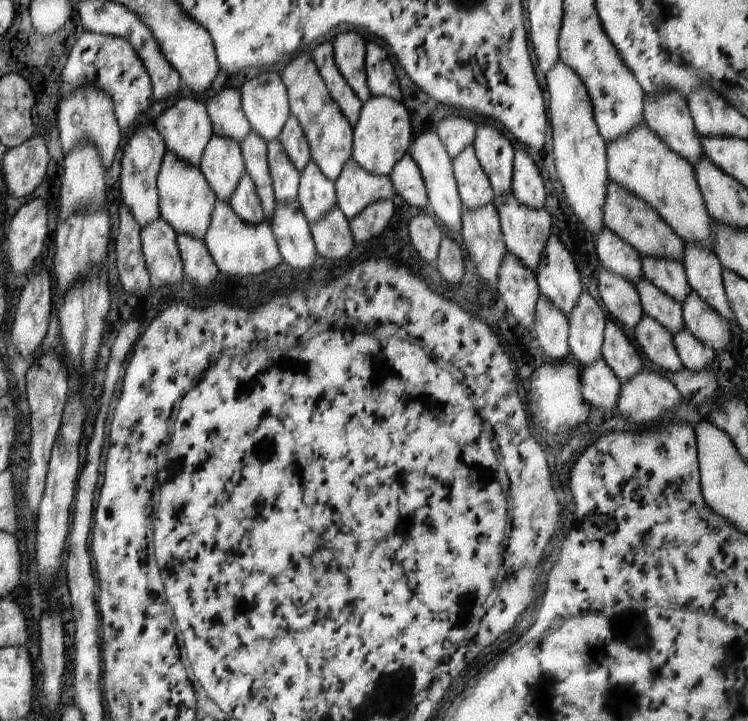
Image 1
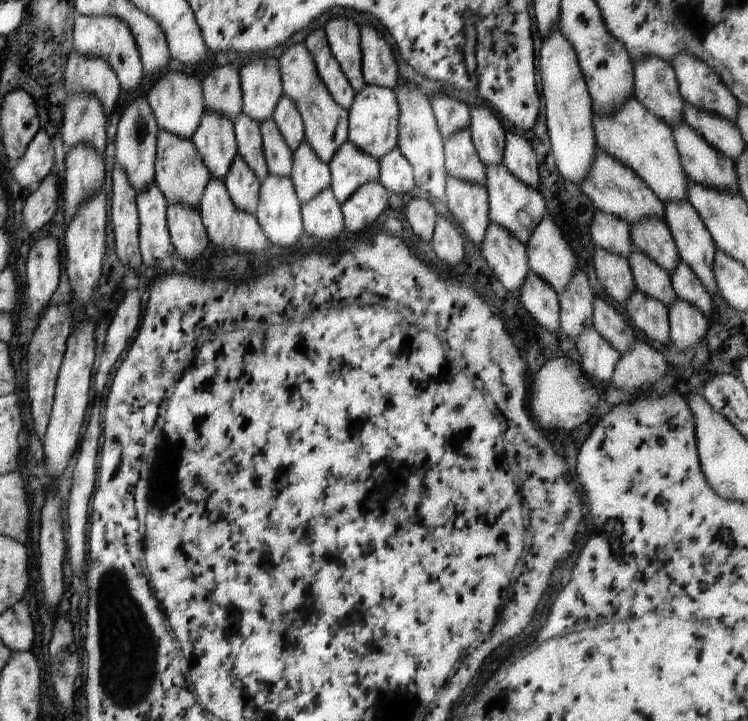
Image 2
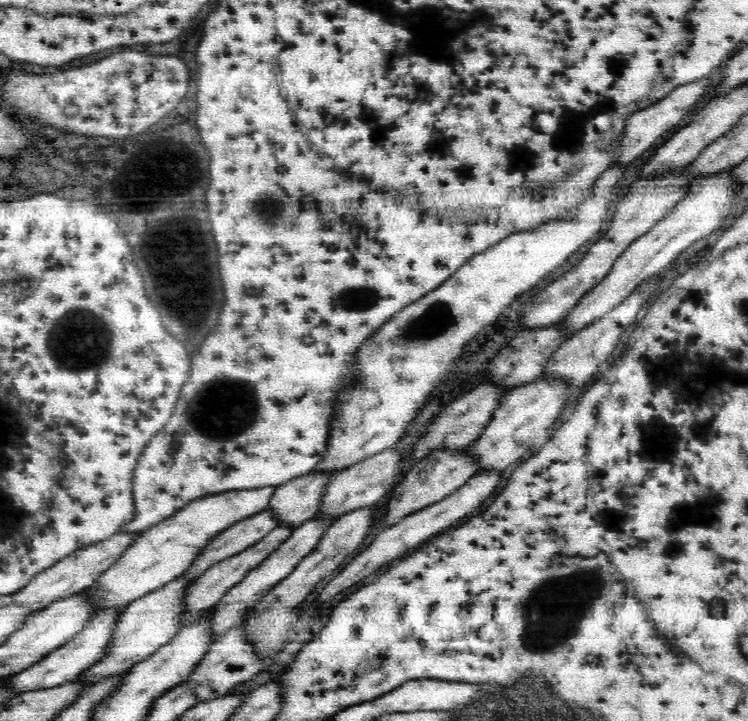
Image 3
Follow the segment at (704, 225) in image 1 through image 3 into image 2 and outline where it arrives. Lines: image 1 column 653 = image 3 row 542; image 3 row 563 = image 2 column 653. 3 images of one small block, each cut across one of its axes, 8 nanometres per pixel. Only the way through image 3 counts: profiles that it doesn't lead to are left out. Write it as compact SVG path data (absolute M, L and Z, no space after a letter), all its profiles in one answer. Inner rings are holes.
M633 96L610 116L594 114L593 117L592 126L598 148L606 150L606 154L614 156L624 166L634 170L663 202L687 202L687 174L676 150L671 127L666 122L656 118L656 114L646 110Z

